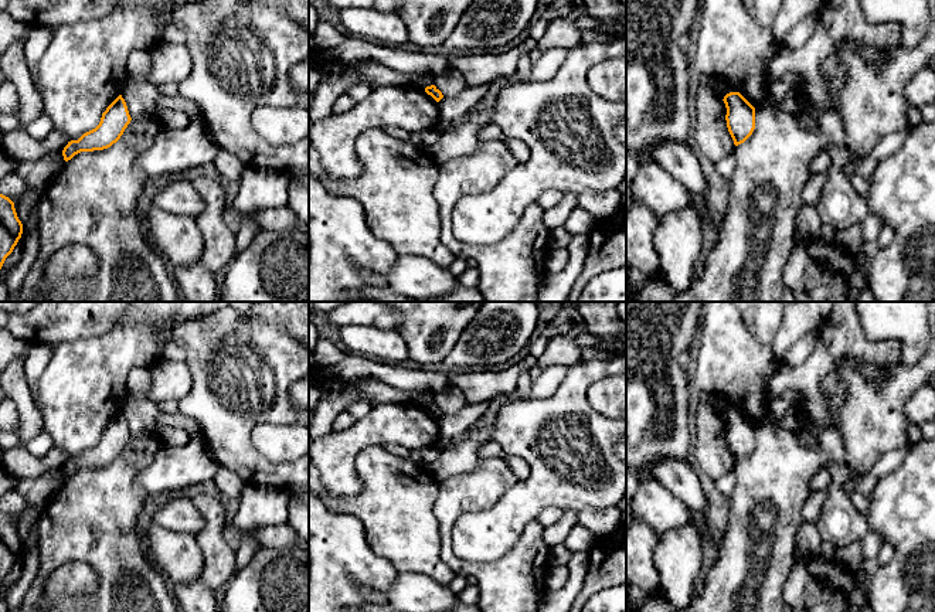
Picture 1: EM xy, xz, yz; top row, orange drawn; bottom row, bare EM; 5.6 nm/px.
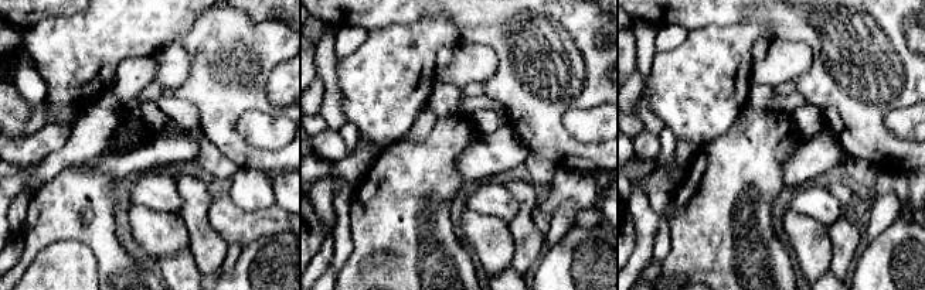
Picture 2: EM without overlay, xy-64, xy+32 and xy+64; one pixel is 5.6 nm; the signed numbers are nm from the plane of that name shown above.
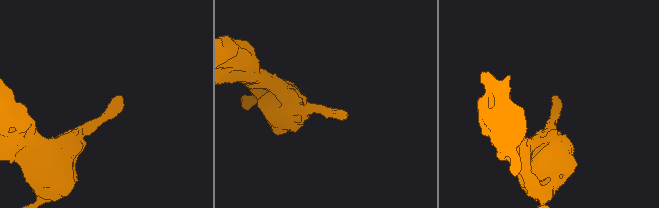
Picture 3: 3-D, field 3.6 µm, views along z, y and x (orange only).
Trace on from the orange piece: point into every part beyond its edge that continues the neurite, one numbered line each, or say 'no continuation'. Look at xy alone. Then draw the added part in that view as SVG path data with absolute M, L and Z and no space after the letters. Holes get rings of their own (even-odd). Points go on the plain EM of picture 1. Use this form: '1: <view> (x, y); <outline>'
no continuation

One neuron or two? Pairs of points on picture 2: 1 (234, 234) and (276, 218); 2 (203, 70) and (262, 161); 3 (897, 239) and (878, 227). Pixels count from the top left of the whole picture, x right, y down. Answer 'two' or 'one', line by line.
1: one
2: one
3: two

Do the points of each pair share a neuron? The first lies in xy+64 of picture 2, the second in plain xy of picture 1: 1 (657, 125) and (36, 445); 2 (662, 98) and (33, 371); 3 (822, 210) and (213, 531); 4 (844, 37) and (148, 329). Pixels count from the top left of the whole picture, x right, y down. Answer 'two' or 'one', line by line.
1: two
2: two
3: two
4: two

